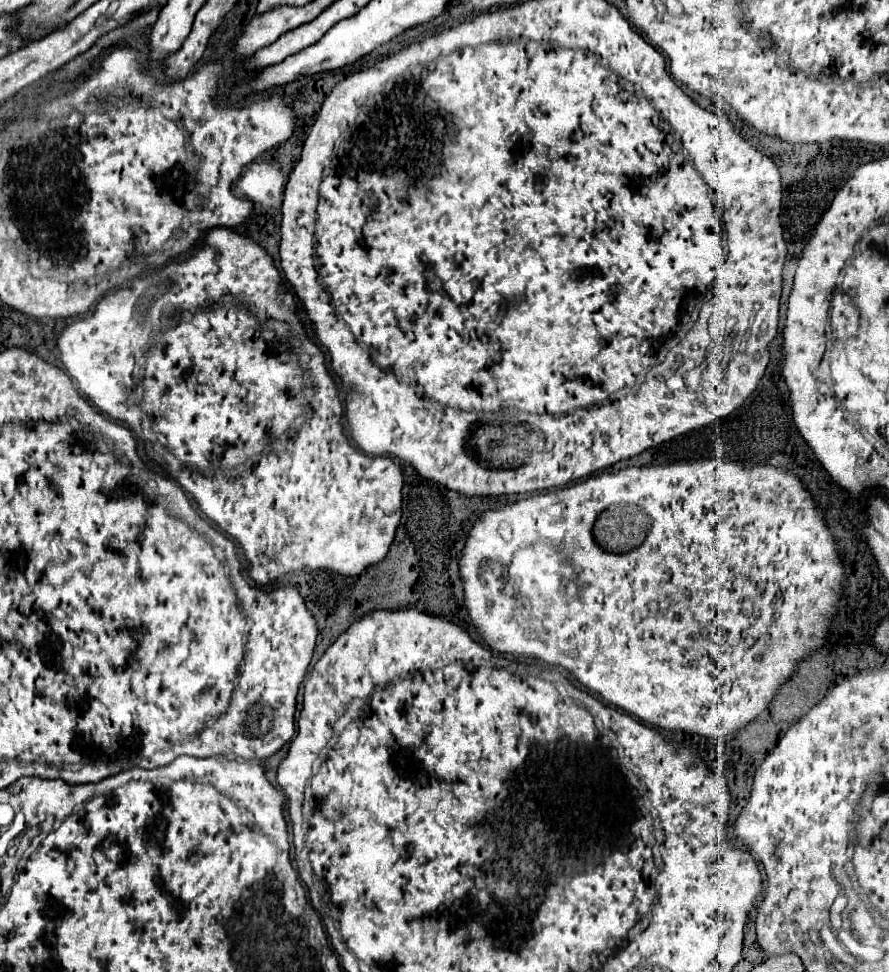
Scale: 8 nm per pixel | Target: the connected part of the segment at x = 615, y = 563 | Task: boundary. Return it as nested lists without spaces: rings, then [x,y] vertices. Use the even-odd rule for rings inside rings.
[[[715,456],[711,459],[678,462],[670,466],[626,468],[614,474],[600,474],[588,478],[586,482],[562,490],[538,494],[534,498],[520,500],[516,504],[498,510],[488,510],[480,516],[480,520],[474,524],[474,528],[468,534],[460,558],[460,576],[464,580],[464,598],[466,598],[466,608],[470,612],[470,618],[474,620],[476,628],[482,632],[484,640],[490,644],[492,650],[500,654],[530,656],[530,658],[540,658],[548,664],[558,664],[568,672],[572,672],[580,680],[580,684],[584,684],[586,688],[602,696],[604,702],[618,706],[648,724],[666,730],[680,730],[680,732],[716,738],[716,736],[726,736],[736,728],[742,728],[746,722],[754,720],[772,700],[780,684],[790,678],[796,662],[812,654],[824,644],[824,636],[828,634],[828,626],[832,614],[836,612],[838,598],[842,592],[840,584],[844,580],[844,570],[836,554],[836,542],[828,532],[822,514],[816,510],[812,496],[794,474],[774,466],[746,468],[740,464],[732,464],[732,461],[726,457]],[[624,502],[630,504],[636,502],[634,506],[638,506],[640,510],[644,510],[646,516],[650,516],[652,526],[640,548],[634,548],[624,554],[606,552],[592,538],[594,520],[602,510]],[[804,544],[810,548],[808,552],[810,560],[804,560]]]

